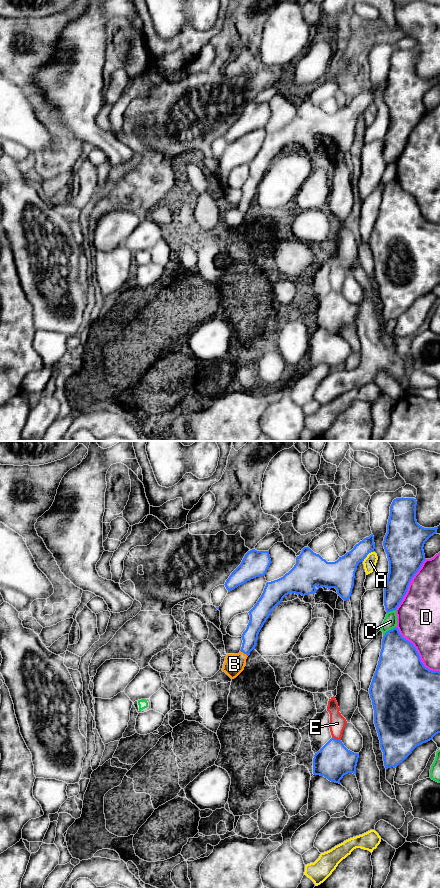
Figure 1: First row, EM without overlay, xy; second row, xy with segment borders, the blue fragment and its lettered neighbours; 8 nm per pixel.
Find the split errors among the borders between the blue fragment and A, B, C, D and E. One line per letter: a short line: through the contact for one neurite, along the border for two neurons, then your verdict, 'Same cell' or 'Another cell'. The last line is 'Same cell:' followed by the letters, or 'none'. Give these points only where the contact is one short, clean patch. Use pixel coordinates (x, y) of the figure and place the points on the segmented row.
A: Another cell
B: Line: xy (250, 636), (249, 644), (244, 653), (234, 664). Same cell
C: Another cell
D: Another cell
E: Another cell
Same cell: B

